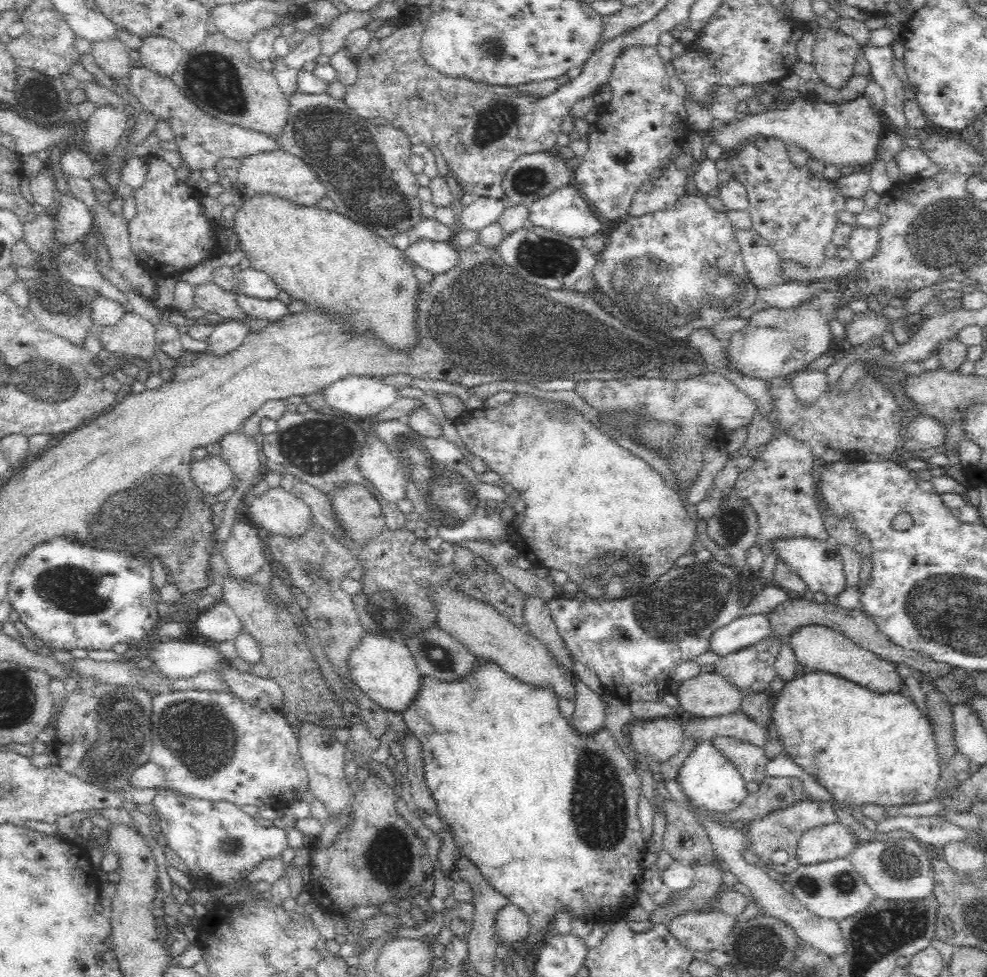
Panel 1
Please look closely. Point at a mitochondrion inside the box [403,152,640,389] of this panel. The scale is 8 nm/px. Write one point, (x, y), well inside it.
(541, 255)

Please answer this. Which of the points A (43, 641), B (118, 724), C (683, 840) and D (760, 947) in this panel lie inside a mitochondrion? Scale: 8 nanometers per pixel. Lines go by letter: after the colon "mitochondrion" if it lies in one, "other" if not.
A: other
B: mitochondrion
C: other
D: mitochondrion

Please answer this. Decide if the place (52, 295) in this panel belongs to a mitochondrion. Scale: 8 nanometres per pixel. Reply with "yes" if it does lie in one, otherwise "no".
yes

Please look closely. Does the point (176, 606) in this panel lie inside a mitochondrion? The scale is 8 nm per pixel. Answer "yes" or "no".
no

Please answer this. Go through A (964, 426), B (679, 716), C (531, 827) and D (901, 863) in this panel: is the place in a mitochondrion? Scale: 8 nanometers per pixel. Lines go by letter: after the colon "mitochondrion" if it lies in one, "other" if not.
A: other
B: other
C: other
D: mitochondrion

